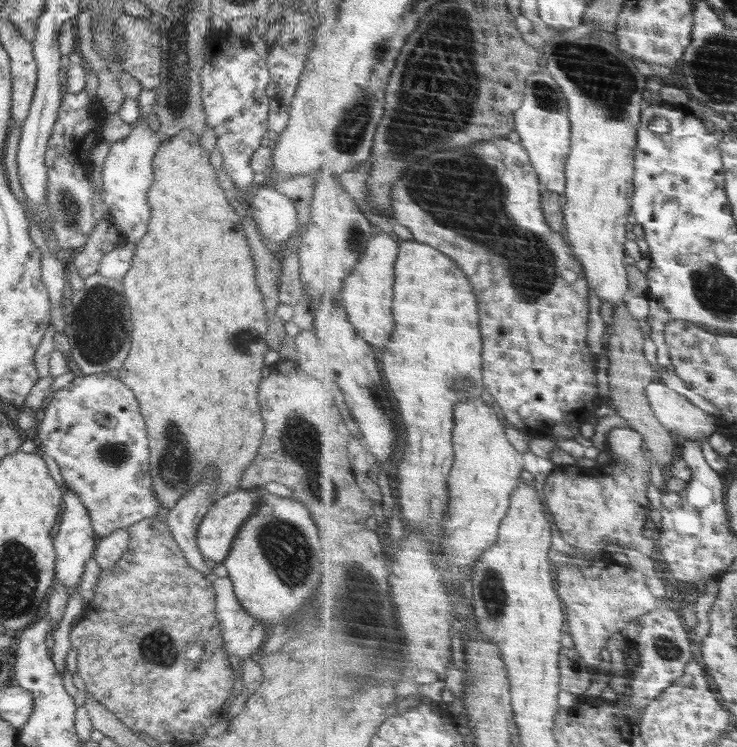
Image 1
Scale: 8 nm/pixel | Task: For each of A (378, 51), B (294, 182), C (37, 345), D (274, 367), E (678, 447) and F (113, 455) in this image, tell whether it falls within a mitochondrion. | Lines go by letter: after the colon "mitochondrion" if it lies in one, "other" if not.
A: mitochondrion
B: other
C: other
D: other
E: other
F: mitochondrion

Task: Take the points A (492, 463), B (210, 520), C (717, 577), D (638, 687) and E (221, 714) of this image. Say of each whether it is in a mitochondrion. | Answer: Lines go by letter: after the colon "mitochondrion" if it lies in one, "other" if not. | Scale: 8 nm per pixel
A: other
B: other
C: other
D: other
E: other

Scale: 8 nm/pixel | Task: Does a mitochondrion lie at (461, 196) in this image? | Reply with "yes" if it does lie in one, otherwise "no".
yes

